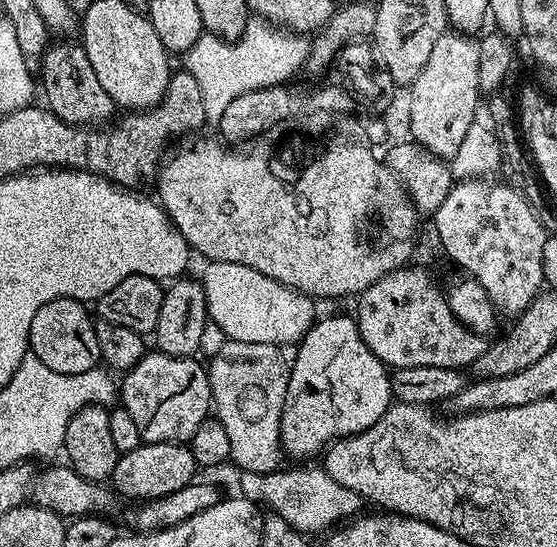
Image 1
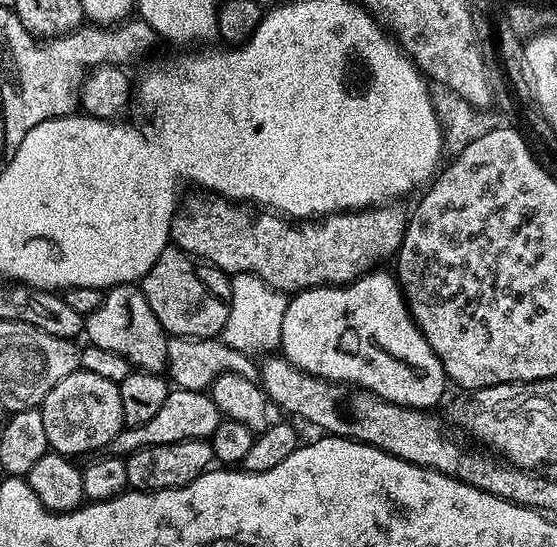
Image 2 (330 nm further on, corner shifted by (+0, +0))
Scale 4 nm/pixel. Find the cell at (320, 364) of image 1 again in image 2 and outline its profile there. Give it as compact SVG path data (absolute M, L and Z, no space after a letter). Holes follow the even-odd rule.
M384 271L367 272L365 276L343 286L307 288L305 292L295 293L289 299L286 314L282 318L279 351L295 368L311 376L364 388L375 396L407 408L435 409L435 404L444 396L444 367L414 322L397 277L391 271Z

